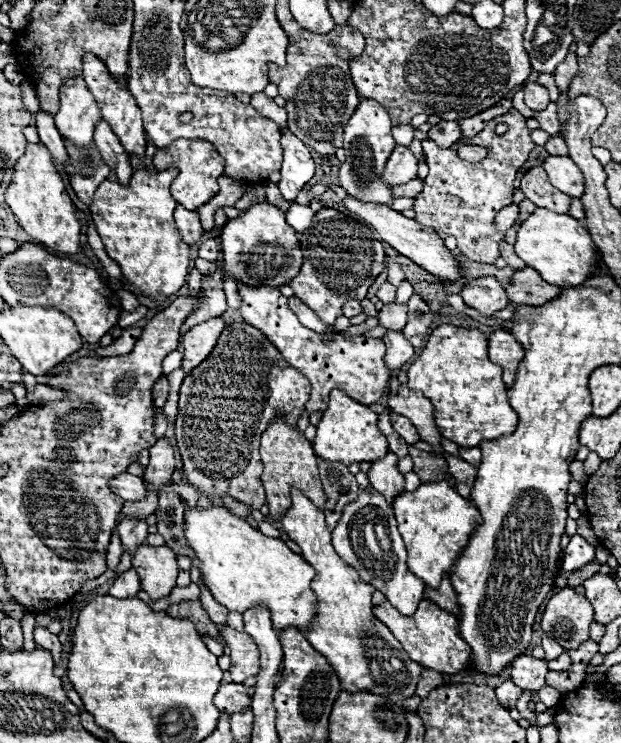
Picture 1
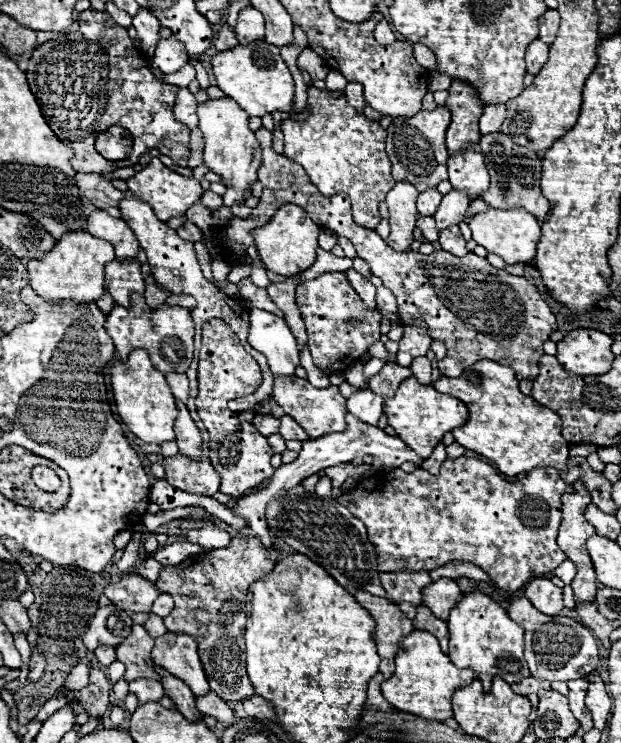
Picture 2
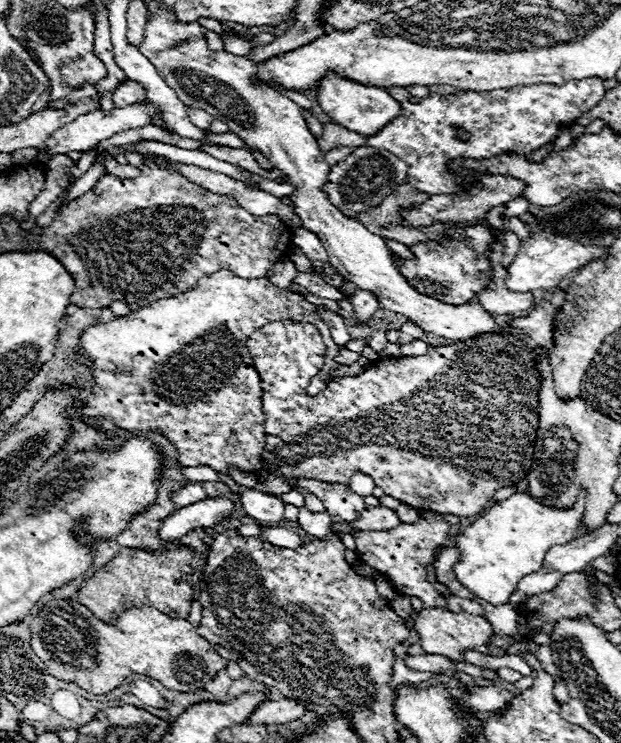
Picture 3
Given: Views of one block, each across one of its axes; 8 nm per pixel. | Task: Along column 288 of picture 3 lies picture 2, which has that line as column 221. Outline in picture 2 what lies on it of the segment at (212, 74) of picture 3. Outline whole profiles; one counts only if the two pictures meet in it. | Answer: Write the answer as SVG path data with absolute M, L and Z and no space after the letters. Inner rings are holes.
M220 98L220 100L208 100L198 106L200 116L200 130L204 134L204 166L208 166L210 172L220 176L220 182L226 186L226 194L222 196L224 206L244 204L246 194L250 186L258 180L256 172L262 164L262 150L254 136L254 132L248 128L248 114L232 102L232 98Z

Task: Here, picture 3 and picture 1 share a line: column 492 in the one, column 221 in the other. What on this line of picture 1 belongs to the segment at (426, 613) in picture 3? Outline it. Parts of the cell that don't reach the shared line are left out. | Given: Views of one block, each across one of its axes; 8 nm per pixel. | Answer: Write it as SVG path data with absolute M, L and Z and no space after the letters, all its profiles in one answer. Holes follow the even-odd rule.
M230 626L220 630L220 634L228 642L228 648L232 650L230 654L232 682L242 684L246 678L256 676L260 672L260 662L258 662L258 646L252 640L252 636L248 636L246 632L236 632Z

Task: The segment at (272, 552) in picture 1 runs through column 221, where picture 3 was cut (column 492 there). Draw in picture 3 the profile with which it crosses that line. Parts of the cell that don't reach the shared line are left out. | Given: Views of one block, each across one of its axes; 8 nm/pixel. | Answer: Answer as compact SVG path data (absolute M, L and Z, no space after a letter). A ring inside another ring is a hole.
M580 490L578 500L570 508L558 510L542 504L528 492L516 492L492 504L490 510L466 526L456 540L456 546L462 550L462 560L454 566L456 578L478 598L490 604L506 604L520 578L542 568L544 556L552 546L578 538L584 518L584 500L586 490Z

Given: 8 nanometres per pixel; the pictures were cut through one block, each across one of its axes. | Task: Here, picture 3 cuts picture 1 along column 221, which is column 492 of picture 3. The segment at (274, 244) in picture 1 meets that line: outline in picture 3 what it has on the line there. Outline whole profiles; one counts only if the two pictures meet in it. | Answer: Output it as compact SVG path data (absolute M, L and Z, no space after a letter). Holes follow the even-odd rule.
M470 226L470 228L448 228L448 234L452 236L450 242L434 242L428 240L424 244L410 246L414 252L414 260L396 260L402 274L414 286L420 294L428 294L432 298L438 298L446 304L466 304L472 302L474 296L478 296L490 282L490 258L488 250L494 242L492 230L484 226Z

